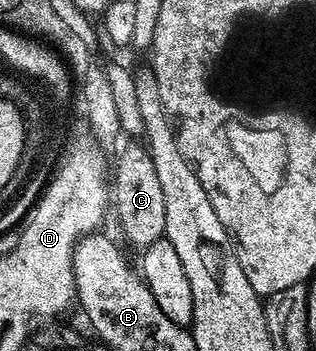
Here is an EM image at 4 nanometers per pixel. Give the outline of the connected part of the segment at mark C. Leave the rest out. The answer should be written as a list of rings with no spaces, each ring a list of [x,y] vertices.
[[[138,141],[130,145],[119,153],[118,164],[112,167],[112,211],[118,214],[118,227],[123,237],[132,246],[145,249],[166,234],[164,192],[145,146]]]

